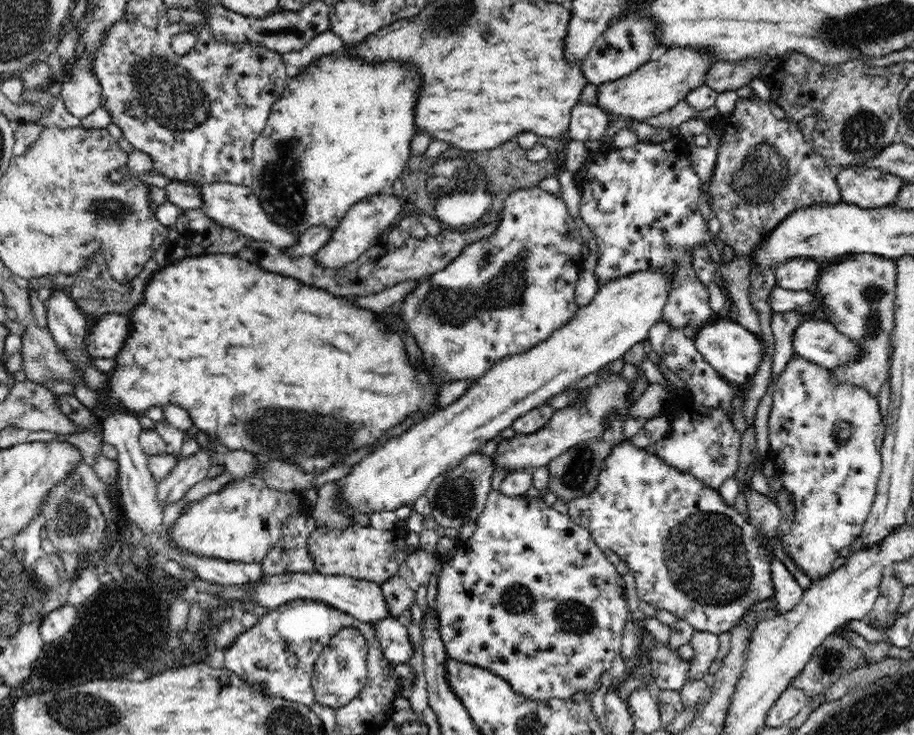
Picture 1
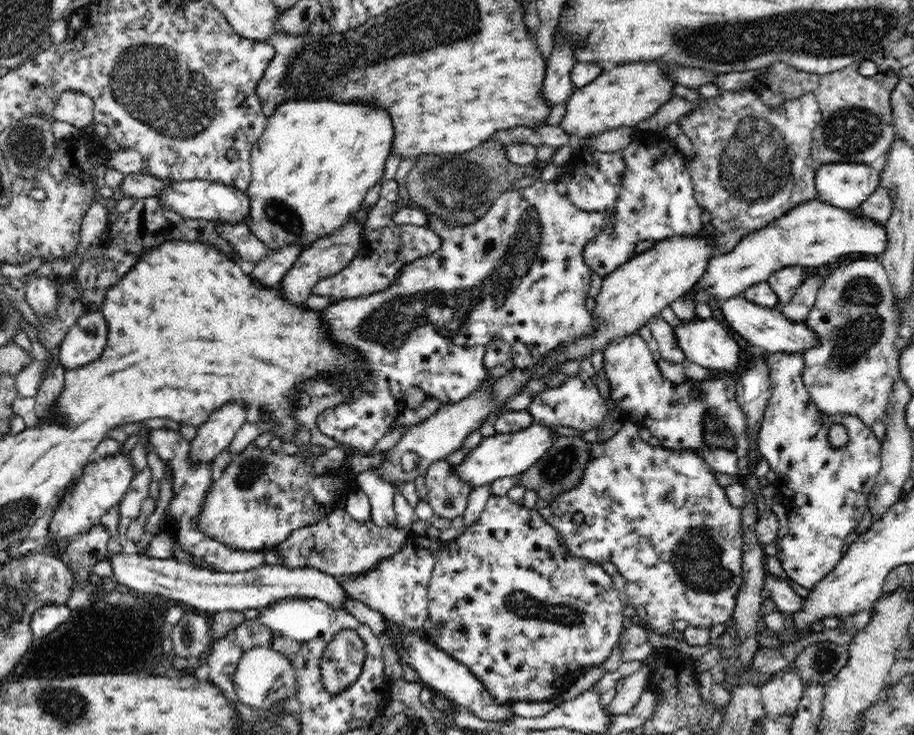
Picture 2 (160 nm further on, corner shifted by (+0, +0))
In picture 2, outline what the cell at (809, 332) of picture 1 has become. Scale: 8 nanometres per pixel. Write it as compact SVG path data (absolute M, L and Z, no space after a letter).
M742 294L729 298L721 304L722 318L742 340L750 346L760 346L768 353L803 353L817 345L816 335L804 321L792 322L780 309L763 307L745 299Z

